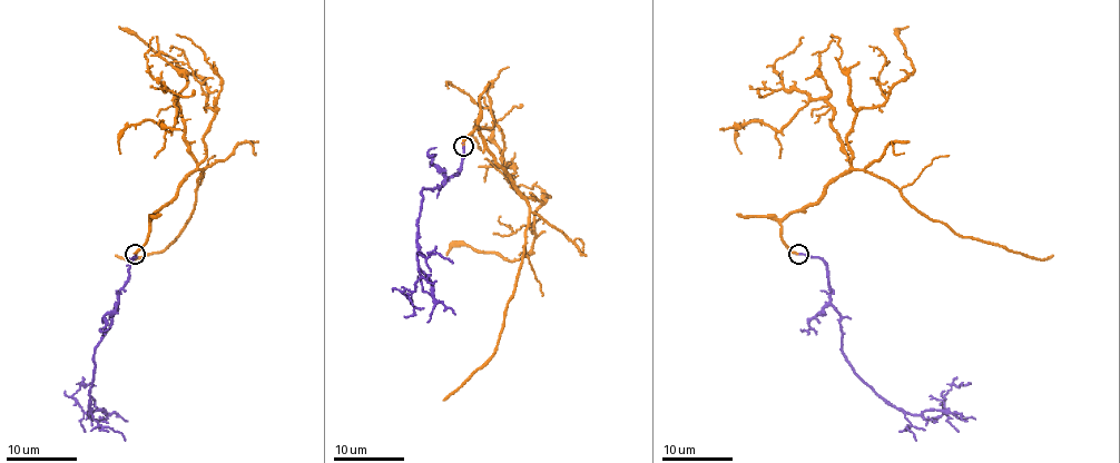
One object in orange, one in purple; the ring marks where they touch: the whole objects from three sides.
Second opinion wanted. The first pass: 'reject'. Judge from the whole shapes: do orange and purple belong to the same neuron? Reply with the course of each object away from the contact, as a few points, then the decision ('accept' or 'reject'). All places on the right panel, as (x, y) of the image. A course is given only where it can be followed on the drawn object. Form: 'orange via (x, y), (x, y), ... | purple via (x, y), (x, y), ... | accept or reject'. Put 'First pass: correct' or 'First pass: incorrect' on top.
First pass: incorrect
orange via (798, 254), (782, 239), (780, 224), (841, 176), (867, 170), (956, 234), (1037, 259), (1052, 255) | purple via (798, 254), (824, 263), (844, 357), (881, 396), (931, 420), (944, 413), (944, 395), (953, 384), (970, 384) | accept

